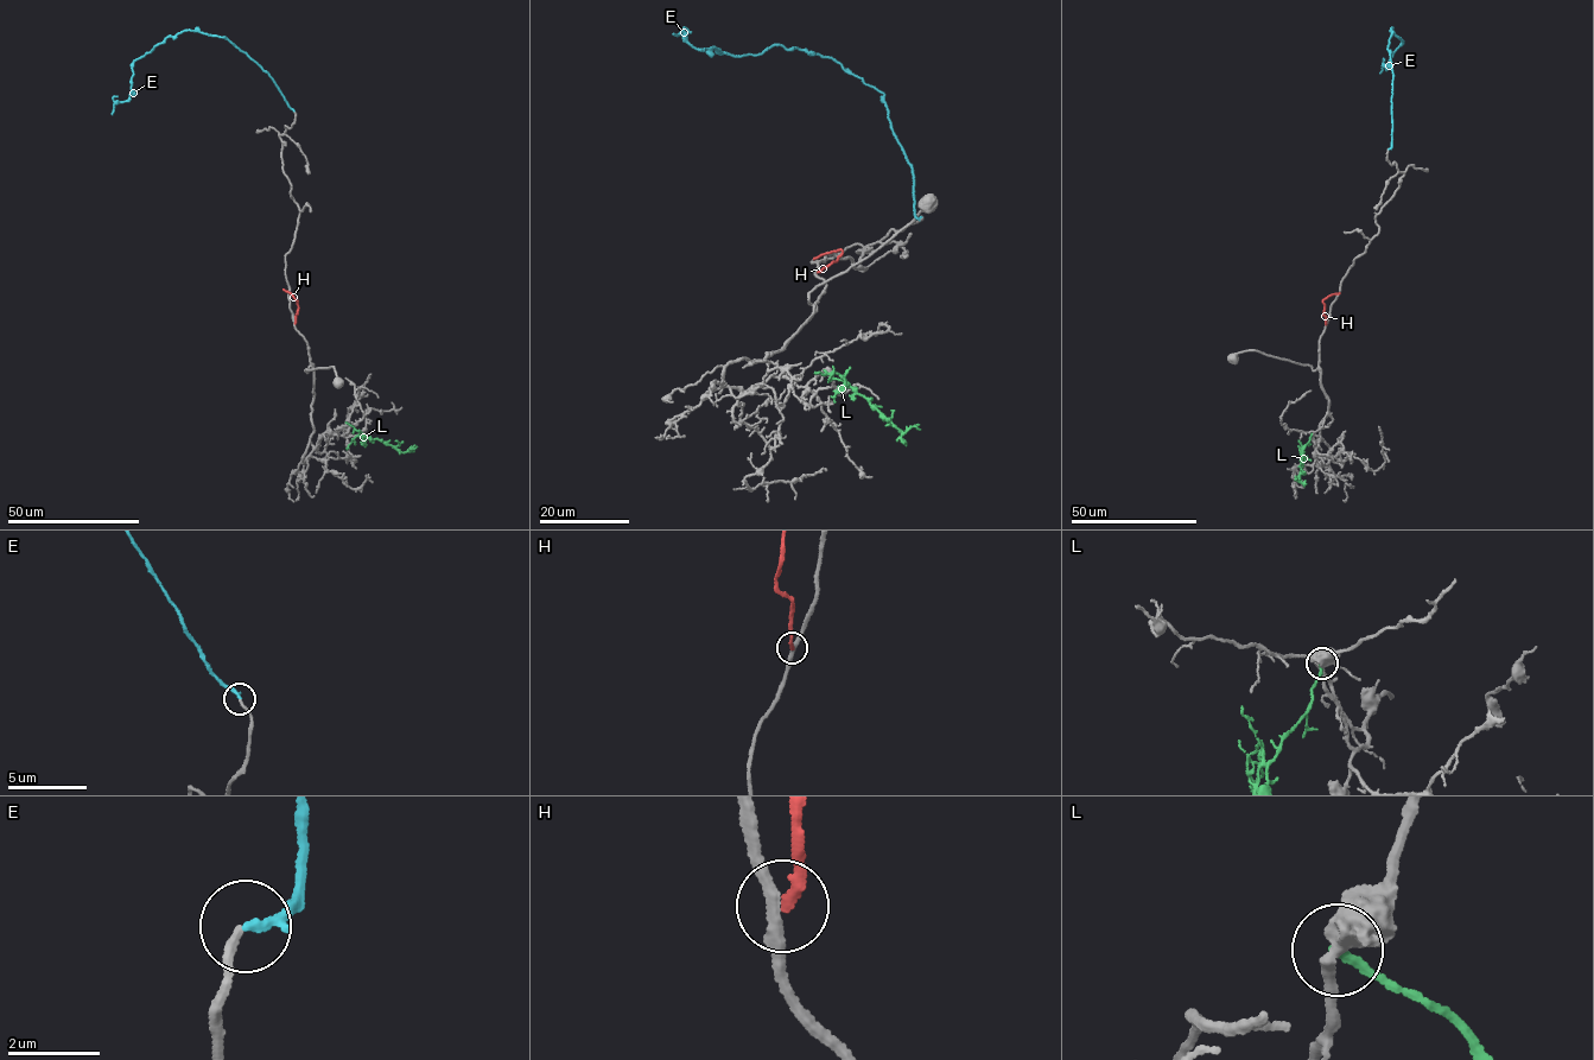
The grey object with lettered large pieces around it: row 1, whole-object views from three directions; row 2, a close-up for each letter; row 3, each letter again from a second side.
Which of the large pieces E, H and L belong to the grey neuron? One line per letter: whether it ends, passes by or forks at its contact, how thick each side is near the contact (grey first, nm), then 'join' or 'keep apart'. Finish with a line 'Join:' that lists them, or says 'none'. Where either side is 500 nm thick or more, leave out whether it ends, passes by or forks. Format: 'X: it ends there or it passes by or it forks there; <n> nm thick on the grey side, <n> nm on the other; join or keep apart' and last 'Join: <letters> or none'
E: it ends there; 170 nm thick on the grey side, 200 nm on the other; join
H: it ends there; 280 nm thick on the grey side, 200 nm on the other; keep apart
L: it ends there; 380 nm thick on the grey side, 180 nm on the other; keep apart
Join: E

